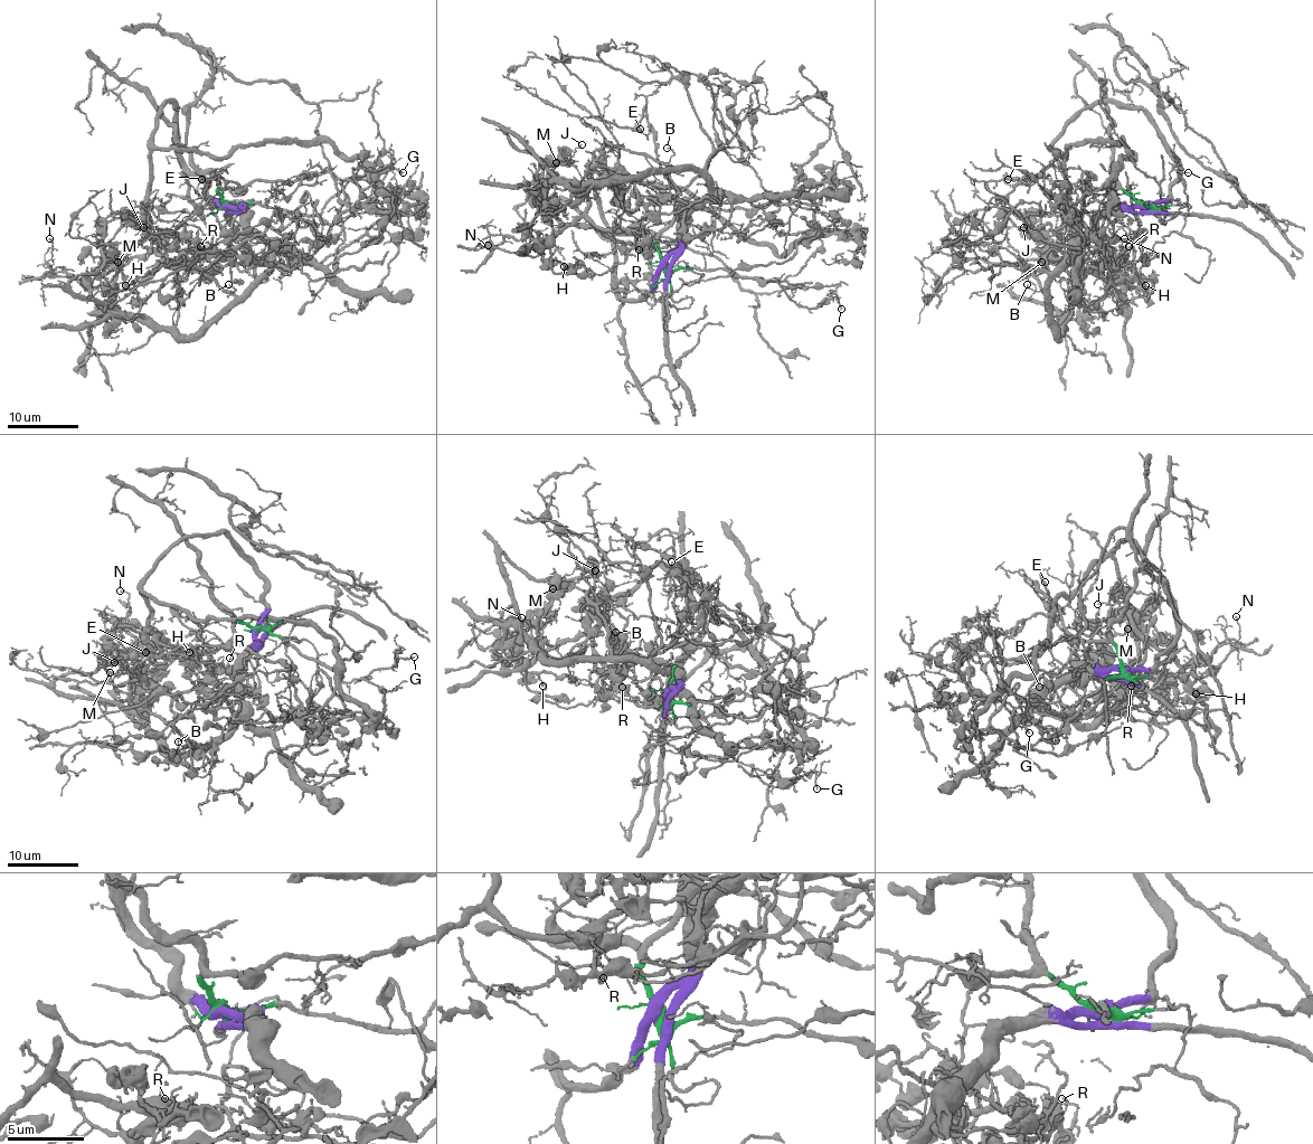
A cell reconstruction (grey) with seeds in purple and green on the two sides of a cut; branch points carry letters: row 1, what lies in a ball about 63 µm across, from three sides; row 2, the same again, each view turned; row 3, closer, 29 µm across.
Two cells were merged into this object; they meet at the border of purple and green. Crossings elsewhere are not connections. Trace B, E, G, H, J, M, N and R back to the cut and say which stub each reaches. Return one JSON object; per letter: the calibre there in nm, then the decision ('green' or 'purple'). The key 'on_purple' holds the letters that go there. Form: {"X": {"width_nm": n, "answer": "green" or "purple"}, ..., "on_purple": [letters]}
{"B": {"width_nm": 100, "answer": "purple"}, "E": {"width_nm": 100, "answer": "green"}, "G": {"width_nm": 160, "answer": "green"}, "H": {"width_nm": 160, "answer": "purple"}, "J": {"width_nm": 100, "answer": "purple"}, "M": {"width_nm": 100, "answer": "purple"}, "N": {"width_nm": 130, "answer": "purple"}, "R": {"width_nm": 130, "answer": "purple"}, "on_purple": ["B", "H", "J", "M", "N", "R"]}

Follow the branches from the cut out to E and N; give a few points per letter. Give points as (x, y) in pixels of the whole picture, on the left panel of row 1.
E: (226, 205), (218, 190), (238, 185), (218, 178), (209, 185), (202, 178)
N: (226, 205), (238, 207), (271, 247), (253, 235), (208, 253), (145, 238), (110, 287), (56, 276), (48, 238)

